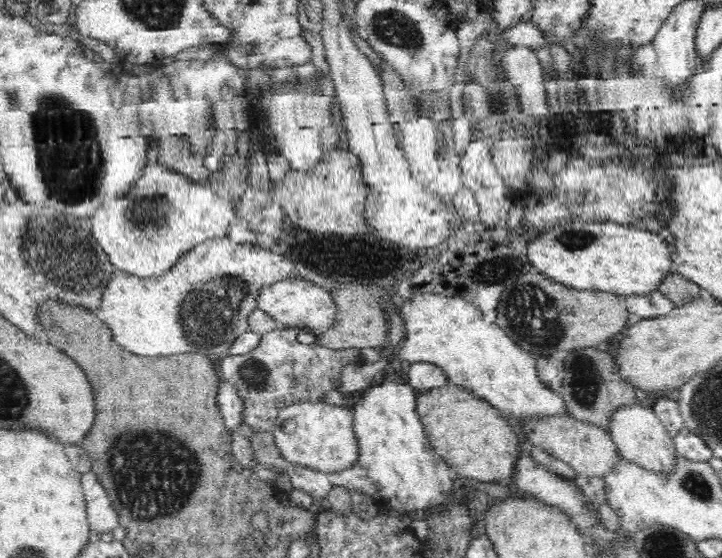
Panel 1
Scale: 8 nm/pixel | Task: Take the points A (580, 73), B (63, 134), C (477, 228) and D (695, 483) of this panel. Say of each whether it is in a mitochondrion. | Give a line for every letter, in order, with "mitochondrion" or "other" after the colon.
A: other
B: mitochondrion
C: other
D: mitochondrion

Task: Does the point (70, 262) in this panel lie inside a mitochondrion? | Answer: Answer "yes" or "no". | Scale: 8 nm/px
yes

